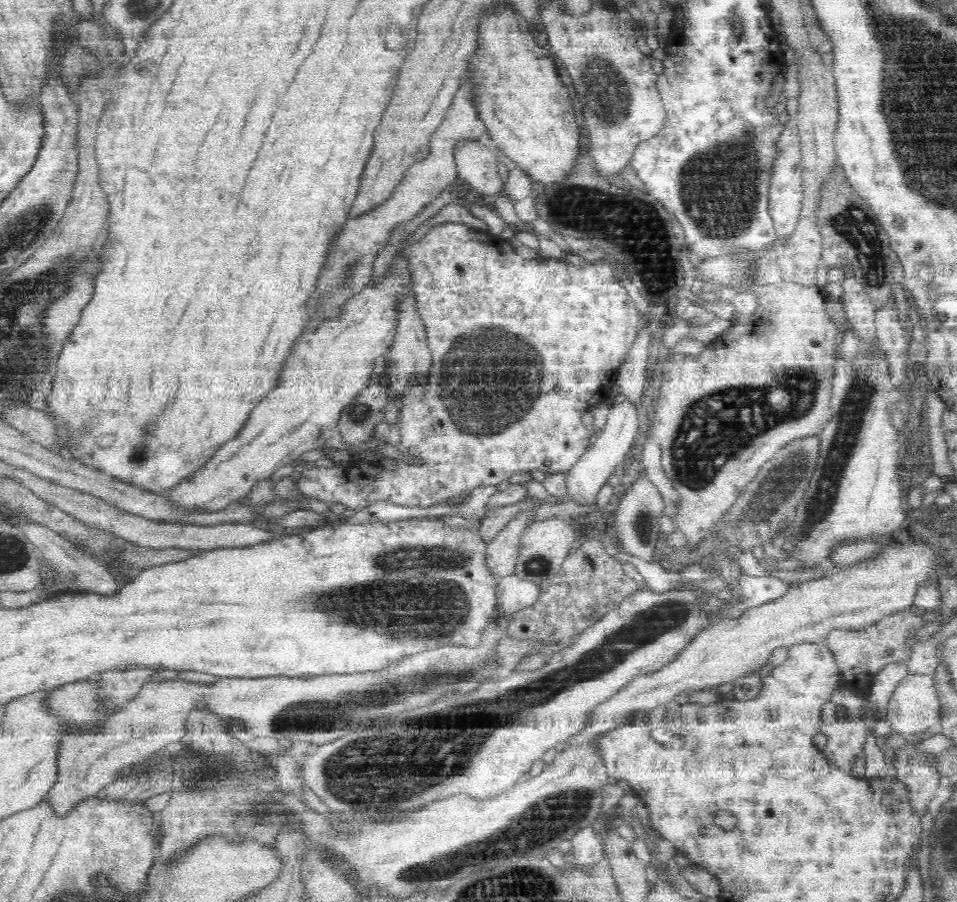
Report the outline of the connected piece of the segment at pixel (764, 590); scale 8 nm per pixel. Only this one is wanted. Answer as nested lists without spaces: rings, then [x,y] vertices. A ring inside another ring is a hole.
[[[741,576],[739,587],[741,589],[740,601],[744,608],[752,608],[776,600],[788,592],[791,585],[778,579],[776,576]]]

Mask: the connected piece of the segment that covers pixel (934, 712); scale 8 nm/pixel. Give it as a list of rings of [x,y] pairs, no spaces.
[[[911,673],[904,676],[896,684],[896,688],[890,694],[888,702],[884,702],[884,719],[890,724],[892,730],[902,735],[917,734],[932,728],[936,724],[940,725],[940,702],[936,699],[932,676]]]

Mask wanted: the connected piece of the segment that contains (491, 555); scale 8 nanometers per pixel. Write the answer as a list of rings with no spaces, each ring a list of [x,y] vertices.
[[[533,510],[518,514],[504,530],[501,530],[485,548],[483,567],[493,580],[503,579],[513,574],[519,552],[520,533],[530,524]]]

